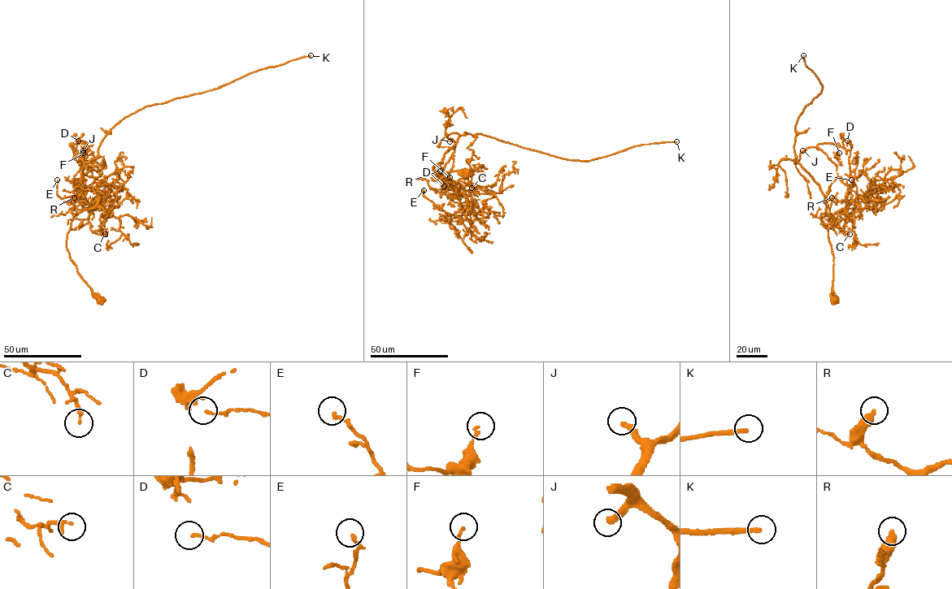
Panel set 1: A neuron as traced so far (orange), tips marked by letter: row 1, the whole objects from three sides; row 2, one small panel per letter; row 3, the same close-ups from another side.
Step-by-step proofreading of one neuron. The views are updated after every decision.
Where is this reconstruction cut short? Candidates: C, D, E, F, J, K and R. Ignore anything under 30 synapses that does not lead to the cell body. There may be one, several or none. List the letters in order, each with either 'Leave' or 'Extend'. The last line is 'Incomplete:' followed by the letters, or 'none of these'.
C: Leave
D: Leave
E: Leave
F: Leave
J: Extend
K: Extend
R: Leave
Incomplete: J, K

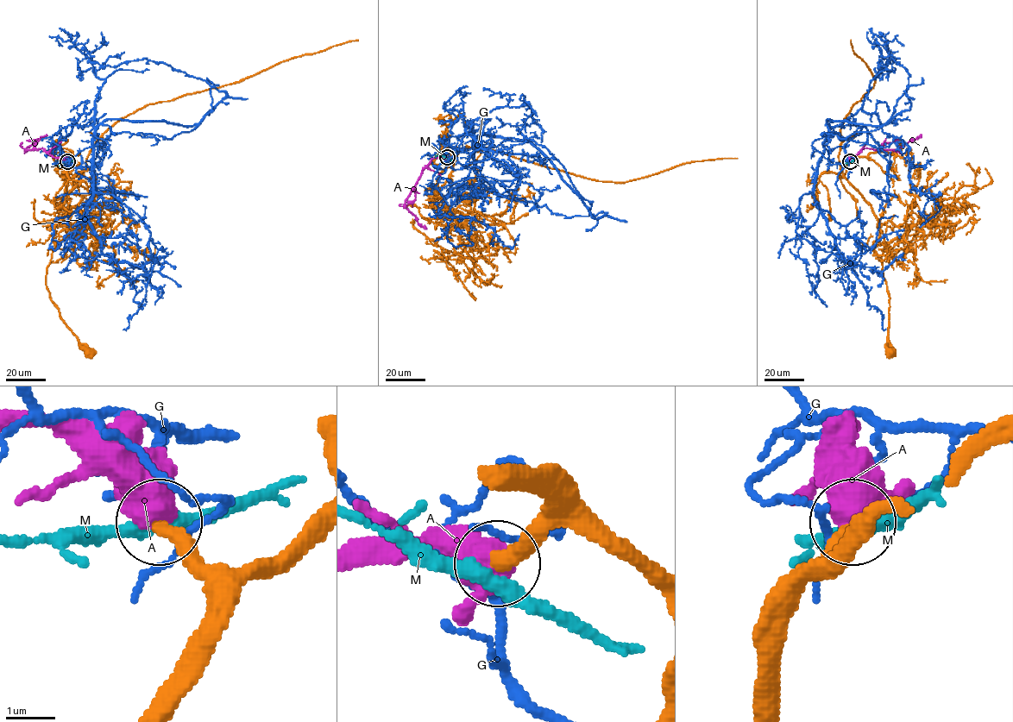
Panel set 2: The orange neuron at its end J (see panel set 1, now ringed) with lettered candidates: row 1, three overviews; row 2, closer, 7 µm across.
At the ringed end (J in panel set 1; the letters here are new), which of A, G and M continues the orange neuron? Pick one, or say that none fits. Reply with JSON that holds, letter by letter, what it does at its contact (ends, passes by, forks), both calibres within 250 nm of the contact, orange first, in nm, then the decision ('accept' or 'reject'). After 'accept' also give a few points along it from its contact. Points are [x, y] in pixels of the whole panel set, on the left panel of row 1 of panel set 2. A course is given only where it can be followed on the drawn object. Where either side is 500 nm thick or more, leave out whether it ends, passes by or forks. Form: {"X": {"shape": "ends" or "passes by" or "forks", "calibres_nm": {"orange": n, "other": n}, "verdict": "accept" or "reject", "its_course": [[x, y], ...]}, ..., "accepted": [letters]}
{"A": {"shape": "passes by", "calibres_nm": {"orange": 360, "other": 480}, "verdict": "accept", "its_course": [[68, 161], [63, 157], [53, 157], [43, 148], [25, 149], [47, 134]]}, "G": {"shape": "passes by", "calibres_nm": {"orange": 480, "other": 90}, "verdict": "reject"}, "M": {"shape": "passes by", "calibres_nm": {"orange": 360, "other": 320}, "verdict": "reject"}, "accepted": ["A"]}

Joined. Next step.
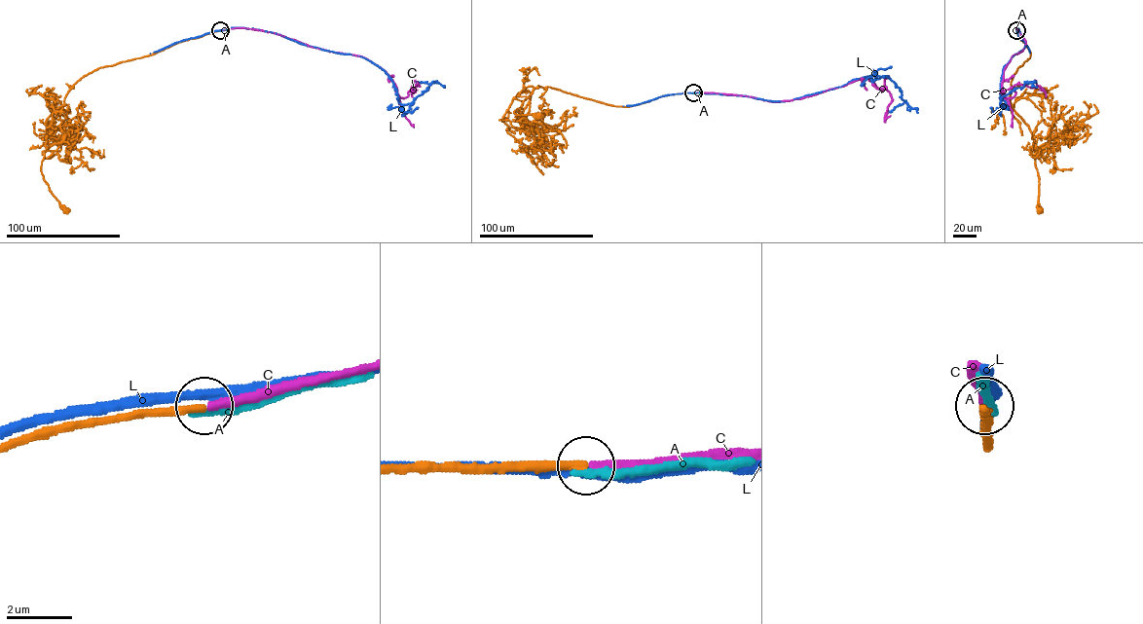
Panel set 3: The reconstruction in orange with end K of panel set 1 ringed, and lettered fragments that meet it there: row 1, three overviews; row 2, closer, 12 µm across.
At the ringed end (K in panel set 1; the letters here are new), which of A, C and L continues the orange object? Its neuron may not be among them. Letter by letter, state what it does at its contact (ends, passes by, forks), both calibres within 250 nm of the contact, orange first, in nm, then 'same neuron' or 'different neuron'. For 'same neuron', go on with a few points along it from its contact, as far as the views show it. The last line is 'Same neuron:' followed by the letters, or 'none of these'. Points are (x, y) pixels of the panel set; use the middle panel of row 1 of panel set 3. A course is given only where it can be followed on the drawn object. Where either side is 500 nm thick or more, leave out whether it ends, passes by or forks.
A: it ends there; 280 nm thick on the orange side, 240 nm on the other; different neuron
C: it ends there; 240 nm thick on the orange side, 300 nm on the other; same neuron; it runs (693, 92), (734, 94), (779, 101), (809, 96), (870, 78), (880, 91), (885, 88), (892, 98), (885, 122)
L: it passes by; 340 nm thick on the orange side, 320 nm on the other; different neuron
Same neuron: C

